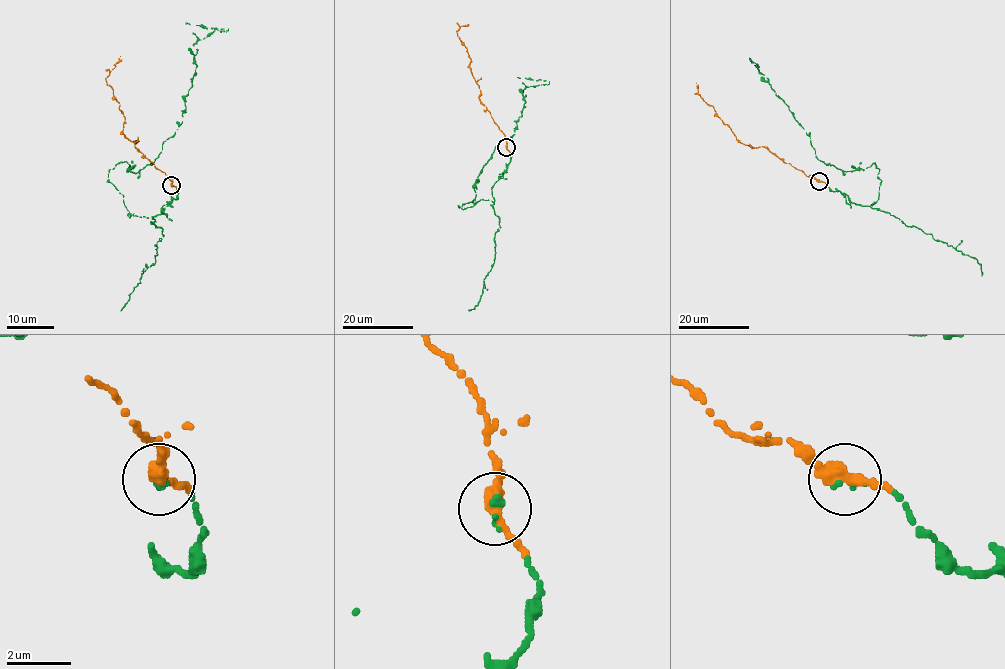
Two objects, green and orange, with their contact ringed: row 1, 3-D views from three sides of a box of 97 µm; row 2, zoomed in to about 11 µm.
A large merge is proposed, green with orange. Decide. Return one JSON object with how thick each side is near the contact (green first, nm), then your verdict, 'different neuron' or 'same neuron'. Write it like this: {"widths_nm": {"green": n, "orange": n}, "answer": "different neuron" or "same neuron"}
{"widths_nm": {"green": 180, "orange": 360}, "answer": "same neuron"}

